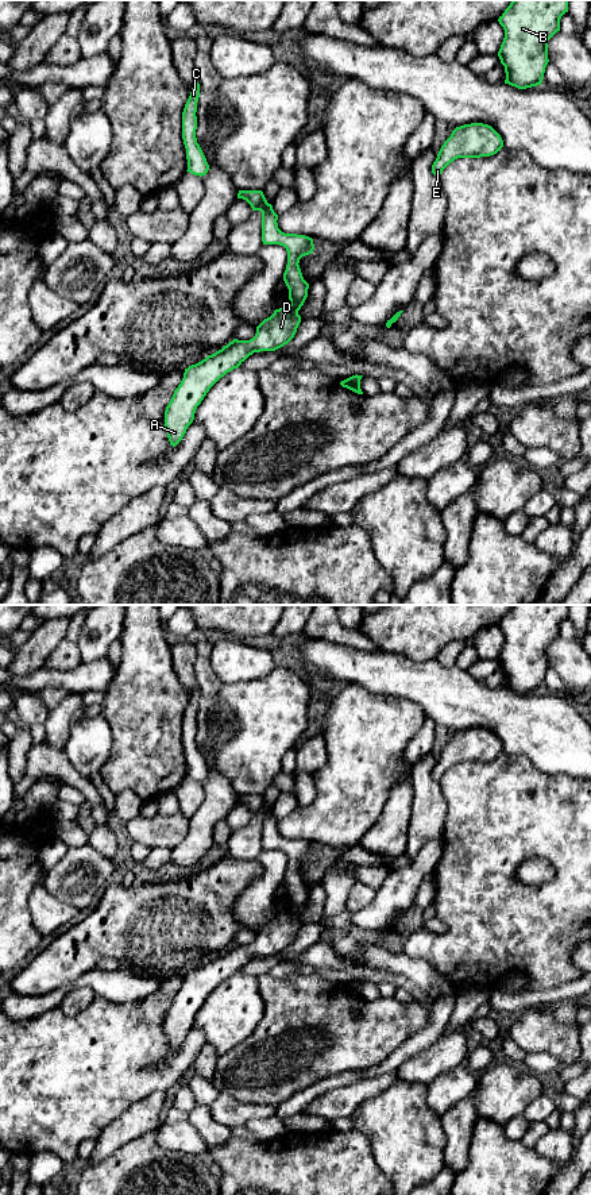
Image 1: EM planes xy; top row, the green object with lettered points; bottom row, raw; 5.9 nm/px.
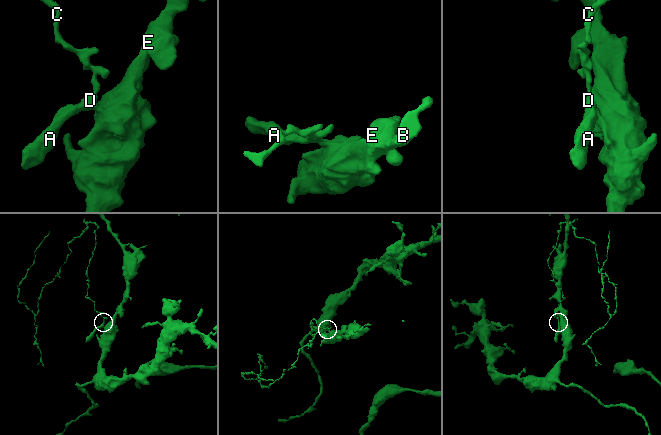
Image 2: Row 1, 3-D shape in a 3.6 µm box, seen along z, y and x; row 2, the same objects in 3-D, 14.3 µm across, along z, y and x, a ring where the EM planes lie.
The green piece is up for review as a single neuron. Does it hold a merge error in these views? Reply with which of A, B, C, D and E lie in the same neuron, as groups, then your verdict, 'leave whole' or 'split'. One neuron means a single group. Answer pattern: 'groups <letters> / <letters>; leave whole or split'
groups A B D E / C; split

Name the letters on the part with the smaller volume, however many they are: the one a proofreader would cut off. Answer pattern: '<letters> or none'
C

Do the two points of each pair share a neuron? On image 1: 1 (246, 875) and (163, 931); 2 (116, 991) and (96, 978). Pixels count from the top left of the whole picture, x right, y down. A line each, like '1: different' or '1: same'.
1: same
2: same

